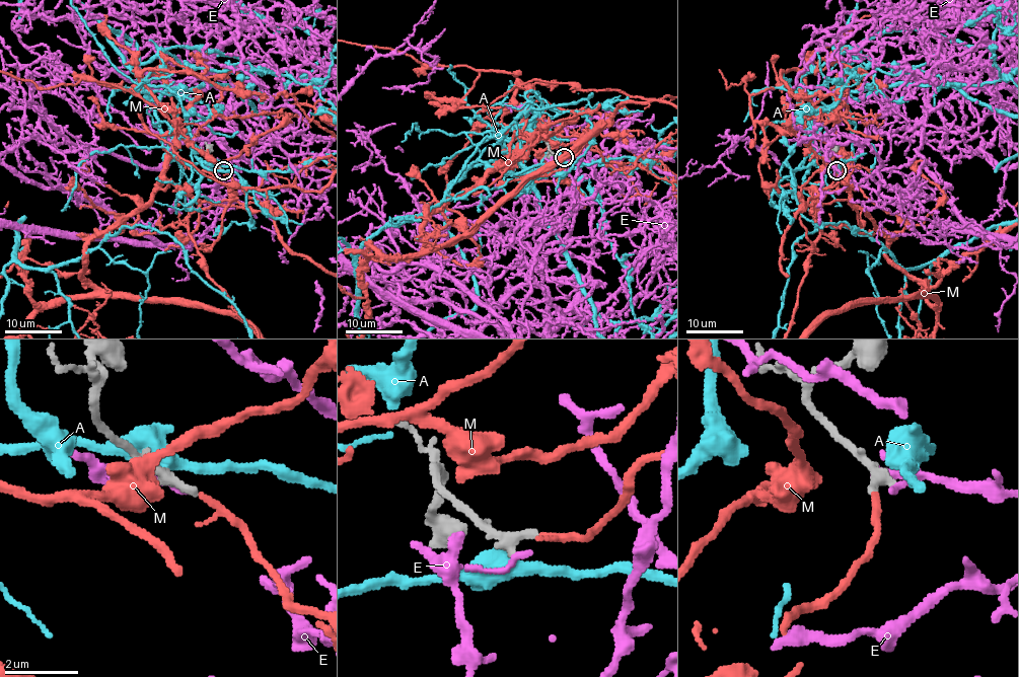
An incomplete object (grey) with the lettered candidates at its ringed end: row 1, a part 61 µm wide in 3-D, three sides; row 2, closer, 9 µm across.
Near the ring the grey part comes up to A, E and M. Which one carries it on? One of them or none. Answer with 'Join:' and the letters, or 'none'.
Join: M

